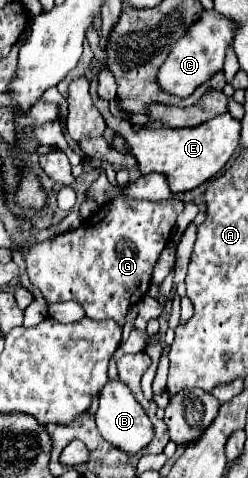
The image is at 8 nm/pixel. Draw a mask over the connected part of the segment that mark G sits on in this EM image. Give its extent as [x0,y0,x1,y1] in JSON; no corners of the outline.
[17,196,183,328]

